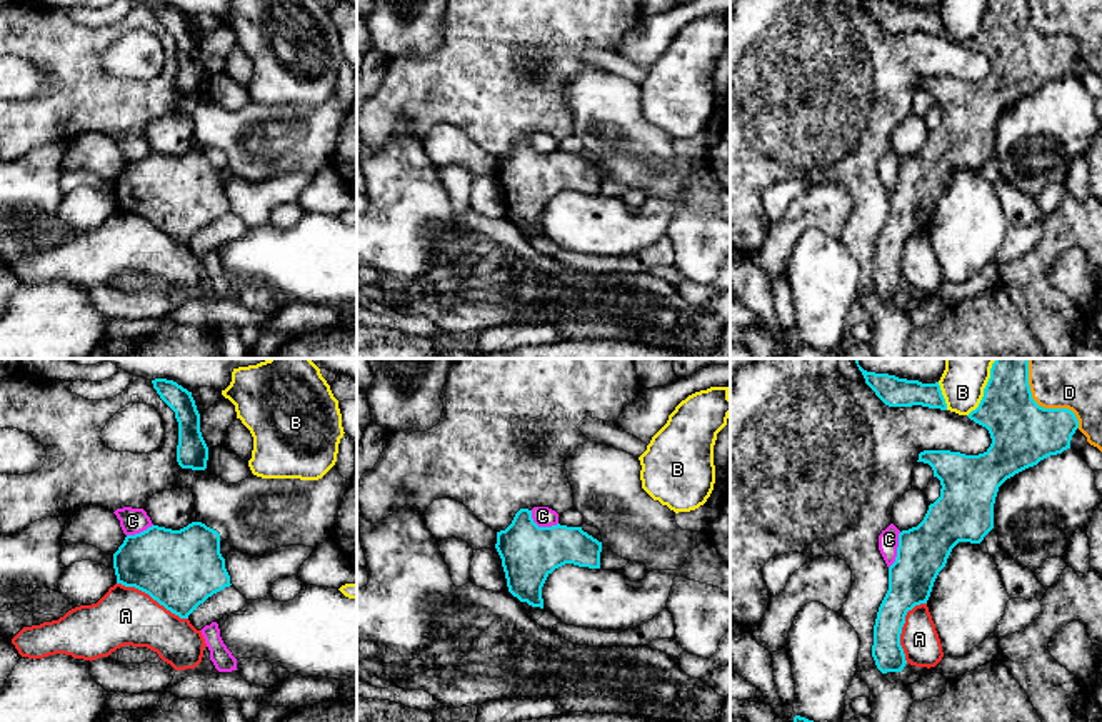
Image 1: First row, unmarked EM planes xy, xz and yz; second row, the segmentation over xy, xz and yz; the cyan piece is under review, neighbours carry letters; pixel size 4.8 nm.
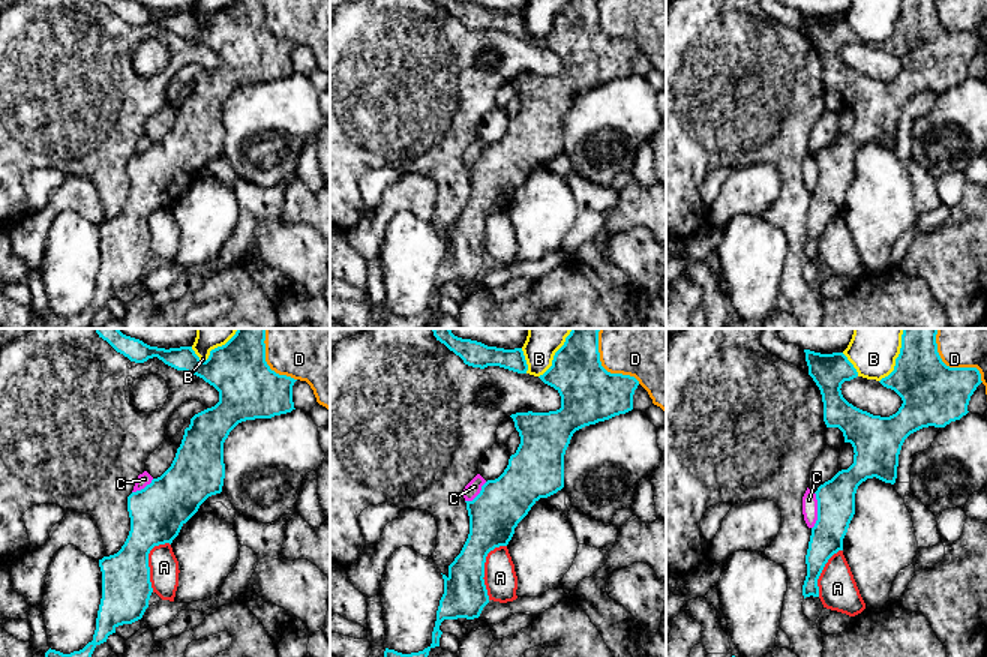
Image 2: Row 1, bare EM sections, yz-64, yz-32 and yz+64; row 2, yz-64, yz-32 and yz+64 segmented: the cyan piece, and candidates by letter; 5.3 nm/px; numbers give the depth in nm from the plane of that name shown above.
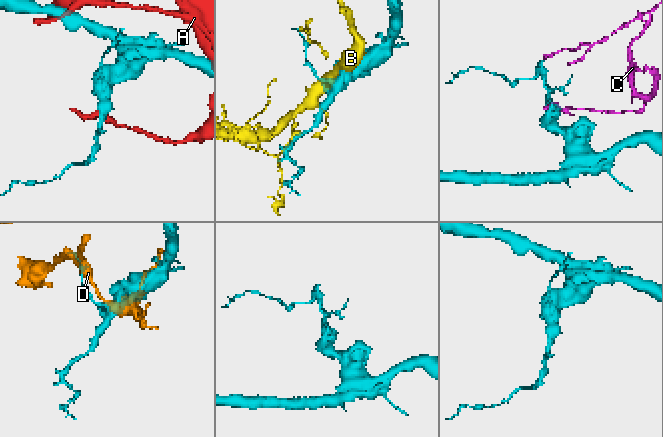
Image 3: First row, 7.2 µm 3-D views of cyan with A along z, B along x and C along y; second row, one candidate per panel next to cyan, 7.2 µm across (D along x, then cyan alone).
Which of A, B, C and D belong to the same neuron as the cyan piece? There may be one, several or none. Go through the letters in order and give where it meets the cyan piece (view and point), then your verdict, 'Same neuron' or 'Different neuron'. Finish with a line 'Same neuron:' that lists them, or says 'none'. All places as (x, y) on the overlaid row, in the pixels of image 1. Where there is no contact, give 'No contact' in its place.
A: Touches cyan at xy (152, 597). Different neuron
B: Touches cyan at yz (986, 387). Different neuron
C: Touches cyan at xz (540, 527). Different neuron
D: Touches cyan at yz (1039, 406). Different neuron
Same neuron: none

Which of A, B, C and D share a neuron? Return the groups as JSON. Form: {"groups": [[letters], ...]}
{"groups": [["A"], ["B"], ["C"], ["D"]]}

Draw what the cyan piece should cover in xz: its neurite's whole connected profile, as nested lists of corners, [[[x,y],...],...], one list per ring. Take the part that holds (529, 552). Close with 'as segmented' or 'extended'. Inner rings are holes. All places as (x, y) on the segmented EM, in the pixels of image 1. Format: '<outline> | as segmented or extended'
[[[520,509],[512,524],[497,532],[508,592],[520,602],[543,609],[542,587],[565,564],[600,569],[602,542],[582,527],[538,527],[532,510]]] | as segmented

